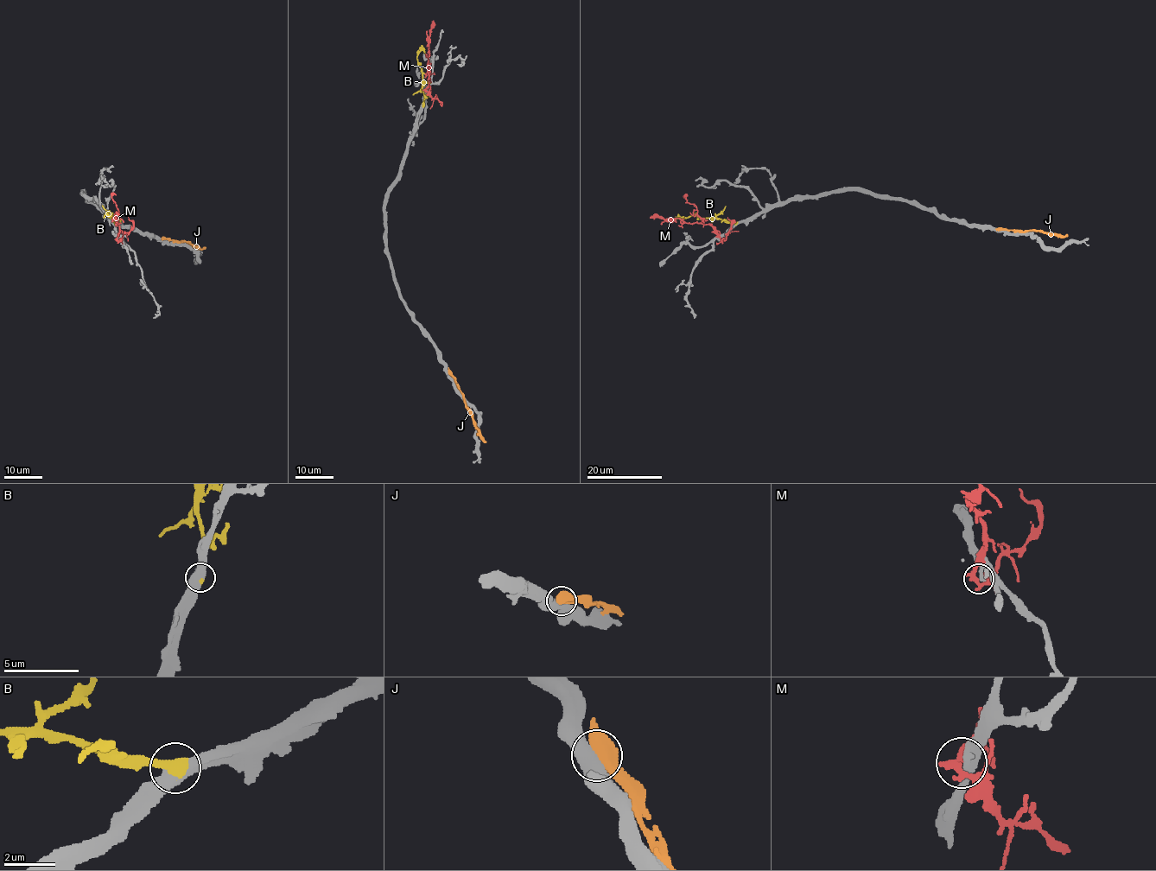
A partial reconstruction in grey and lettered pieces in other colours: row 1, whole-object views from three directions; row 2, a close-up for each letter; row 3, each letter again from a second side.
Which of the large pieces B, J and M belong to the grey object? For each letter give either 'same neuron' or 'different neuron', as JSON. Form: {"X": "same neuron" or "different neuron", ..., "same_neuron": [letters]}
{"B": "same neuron", "J": "different neuron", "M": "different neuron", "same_neuron": ["B"]}

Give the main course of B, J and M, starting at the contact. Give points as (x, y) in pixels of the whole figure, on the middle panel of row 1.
B: (422, 105), (422, 68), (416, 54), (421, 50), (424, 54)
J: (448, 372), (462, 396), (477, 434), (485, 442)
M: (426, 90), (428, 35), (434, 21)

